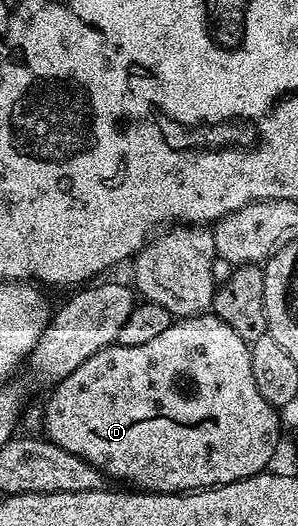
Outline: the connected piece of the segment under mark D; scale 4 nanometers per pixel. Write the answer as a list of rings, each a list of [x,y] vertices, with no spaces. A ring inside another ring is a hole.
[[[211,313],[203,315],[190,315],[177,318],[165,329],[159,337],[145,341],[143,345],[122,345],[113,343],[106,349],[98,349],[94,357],[86,357],[70,377],[55,384],[51,388],[52,396],[44,407],[43,434],[54,445],[82,457],[90,465],[94,465],[100,474],[109,480],[121,479],[121,484],[141,491],[154,491],[157,495],[179,495],[181,491],[198,491],[209,487],[221,487],[227,483],[237,483],[261,474],[264,467],[276,455],[276,446],[280,443],[280,414],[270,401],[262,397],[255,385],[253,366],[251,365],[251,346],[226,321]]]

